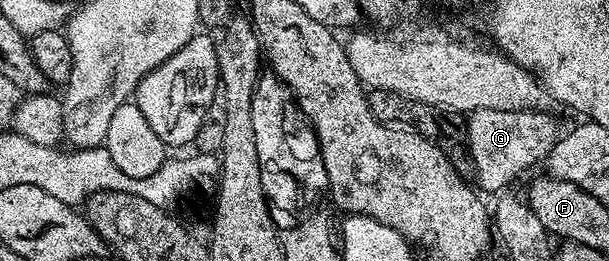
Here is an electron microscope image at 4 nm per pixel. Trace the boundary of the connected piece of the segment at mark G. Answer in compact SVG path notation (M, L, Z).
M478 108L469 113L464 134L468 147L468 159L477 187L483 192L503 191L512 178L522 170L543 161L549 156L558 140L560 129L551 113L522 109L520 111L484 110Z

